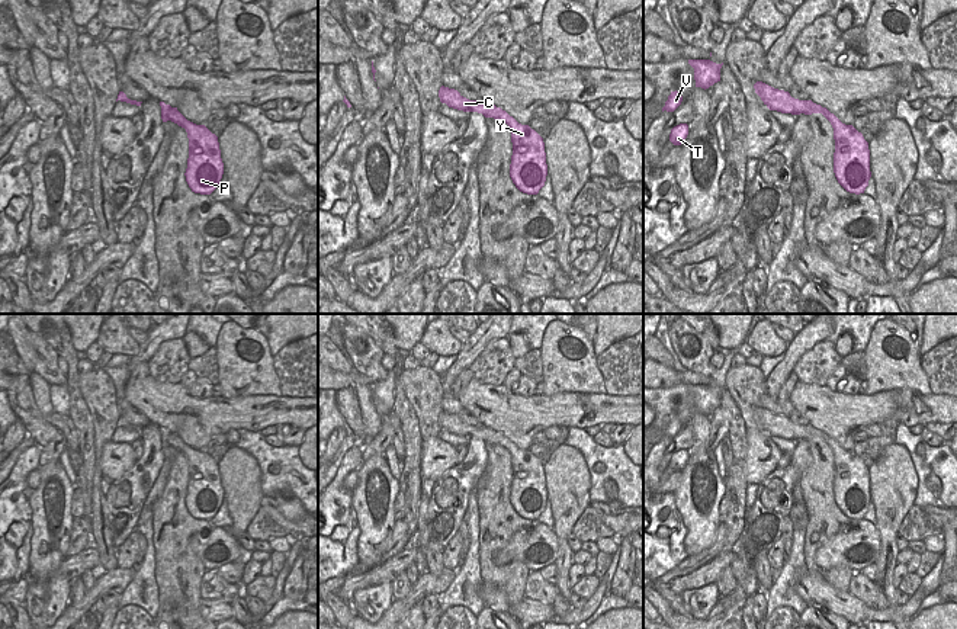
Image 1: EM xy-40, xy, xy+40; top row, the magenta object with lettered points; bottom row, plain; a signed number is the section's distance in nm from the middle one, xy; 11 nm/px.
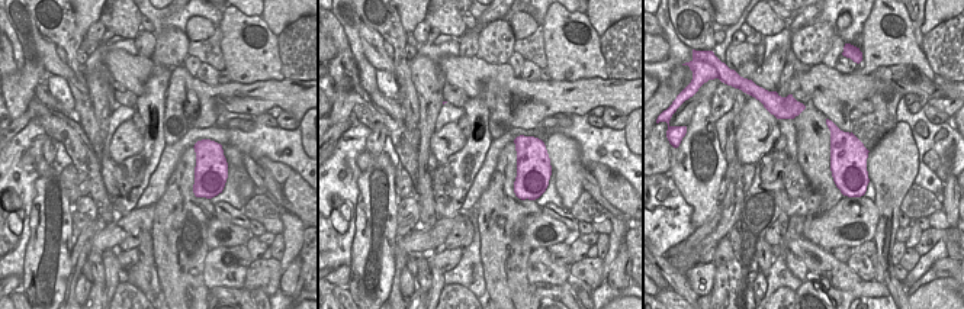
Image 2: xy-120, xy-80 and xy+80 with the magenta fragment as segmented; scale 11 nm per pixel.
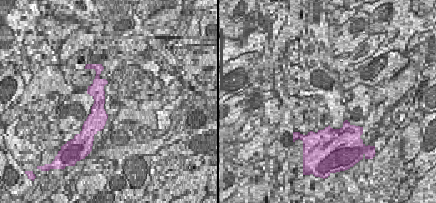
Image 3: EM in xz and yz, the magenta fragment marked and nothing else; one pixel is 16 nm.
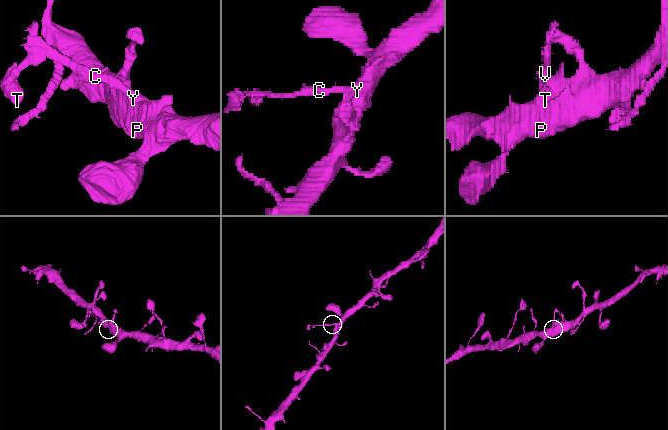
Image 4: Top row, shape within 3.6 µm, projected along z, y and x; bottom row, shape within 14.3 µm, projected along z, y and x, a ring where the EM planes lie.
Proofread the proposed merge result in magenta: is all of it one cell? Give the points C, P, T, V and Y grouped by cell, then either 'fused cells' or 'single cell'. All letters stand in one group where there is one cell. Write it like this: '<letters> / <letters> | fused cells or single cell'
C P T V Y | single cell

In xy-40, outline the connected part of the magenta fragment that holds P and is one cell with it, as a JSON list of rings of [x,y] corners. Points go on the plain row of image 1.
[[[160,427],[163,447],[171,446],[184,453],[189,463],[189,484],[186,494],[186,507],[192,517],[211,520],[221,508],[224,488],[218,462],[205,450],[196,450],[187,446],[177,433]]]

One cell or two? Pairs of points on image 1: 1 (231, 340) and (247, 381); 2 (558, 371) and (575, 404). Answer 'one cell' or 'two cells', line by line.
1: one cell
2: two cells

